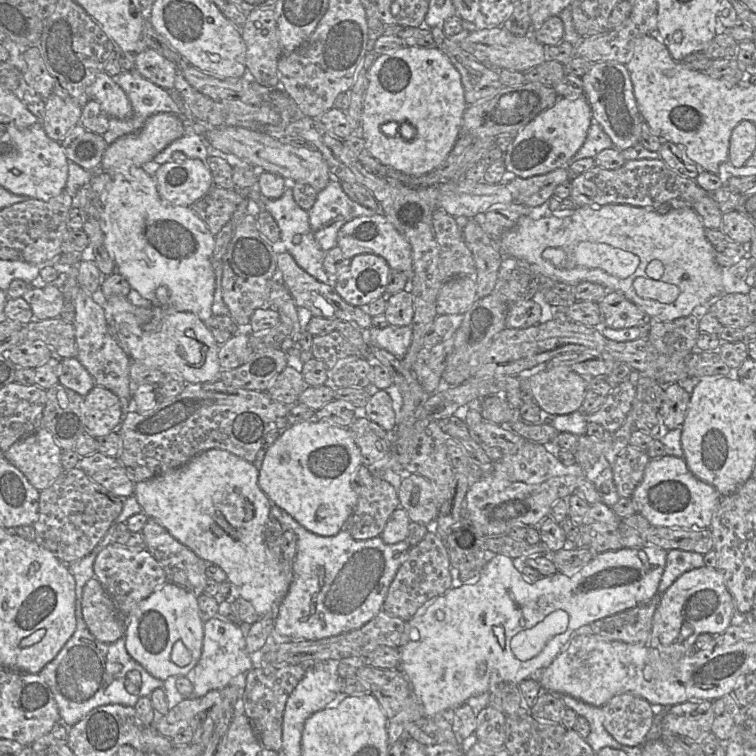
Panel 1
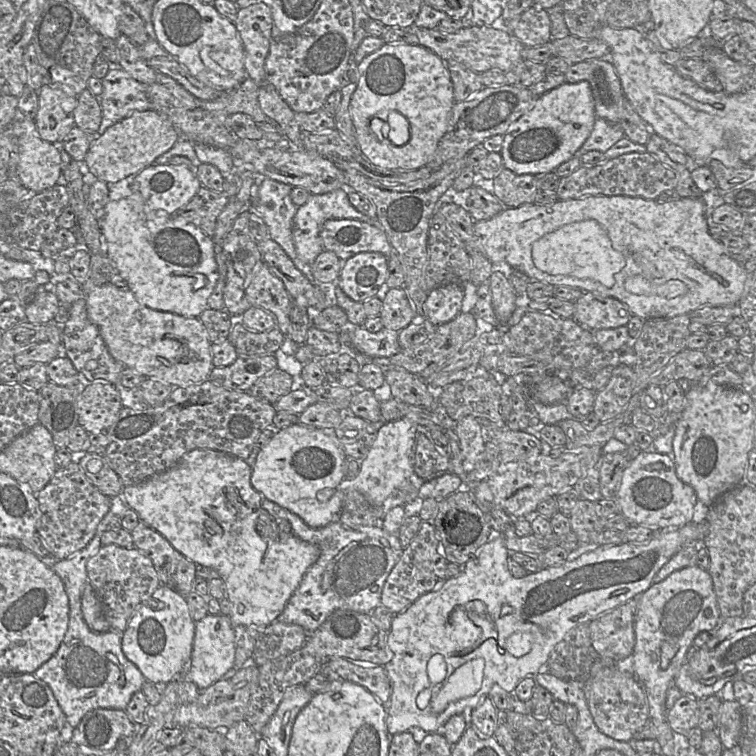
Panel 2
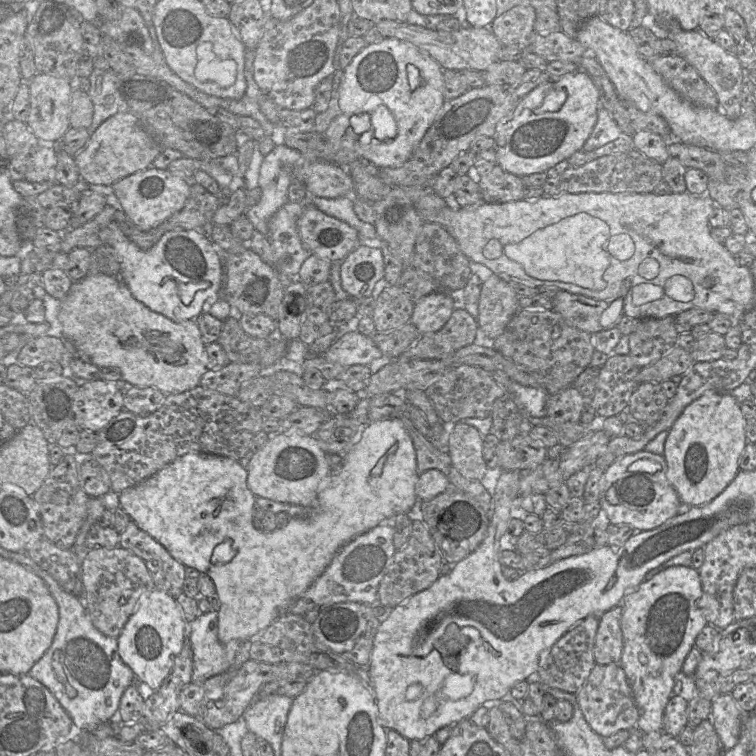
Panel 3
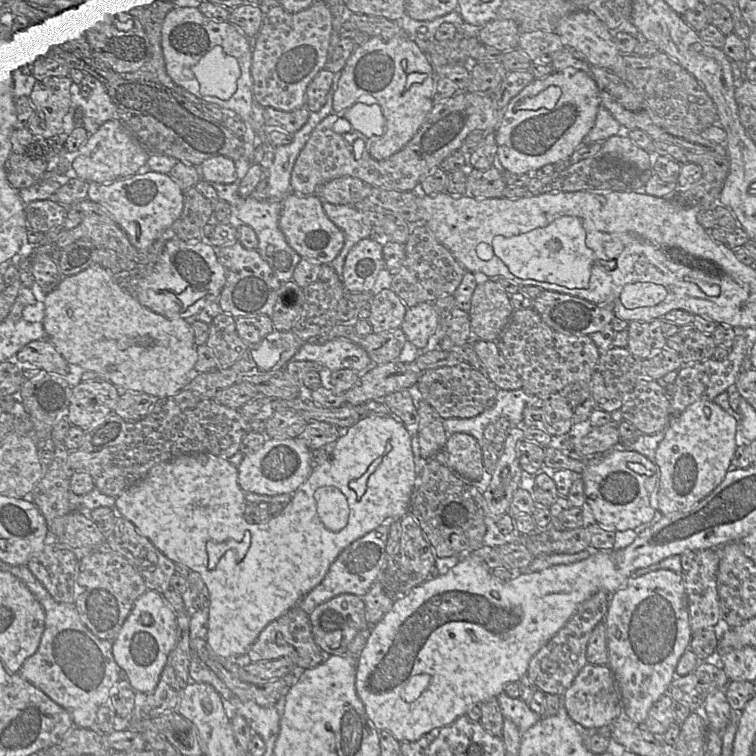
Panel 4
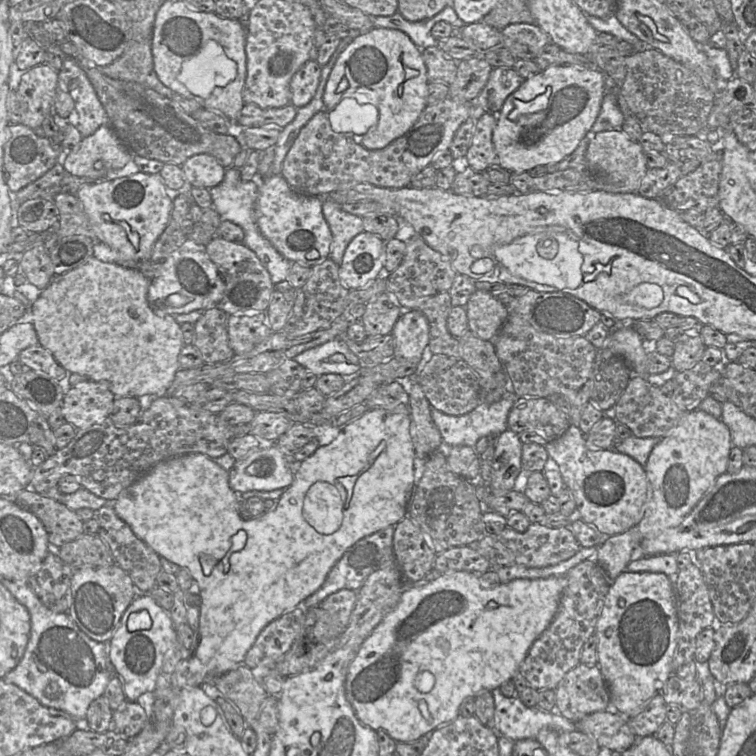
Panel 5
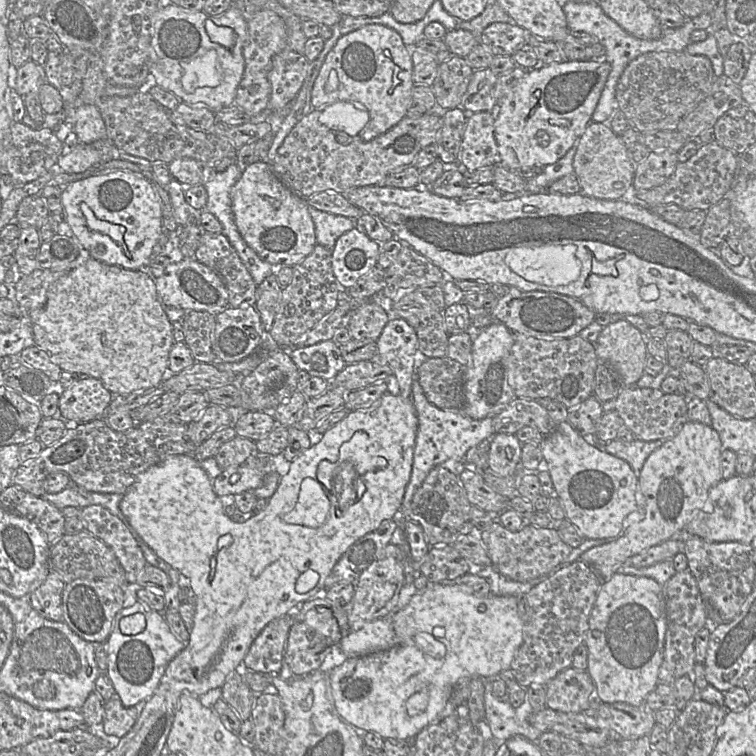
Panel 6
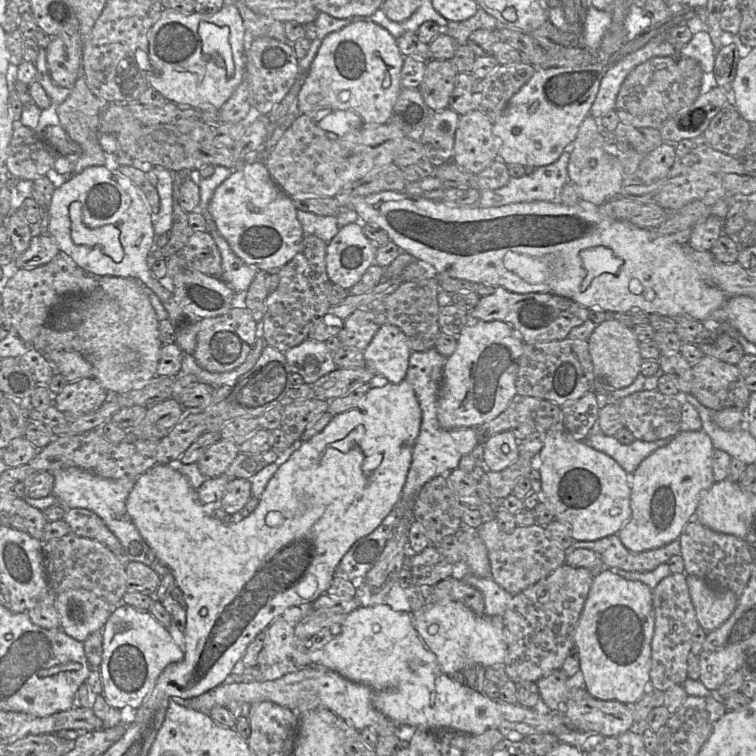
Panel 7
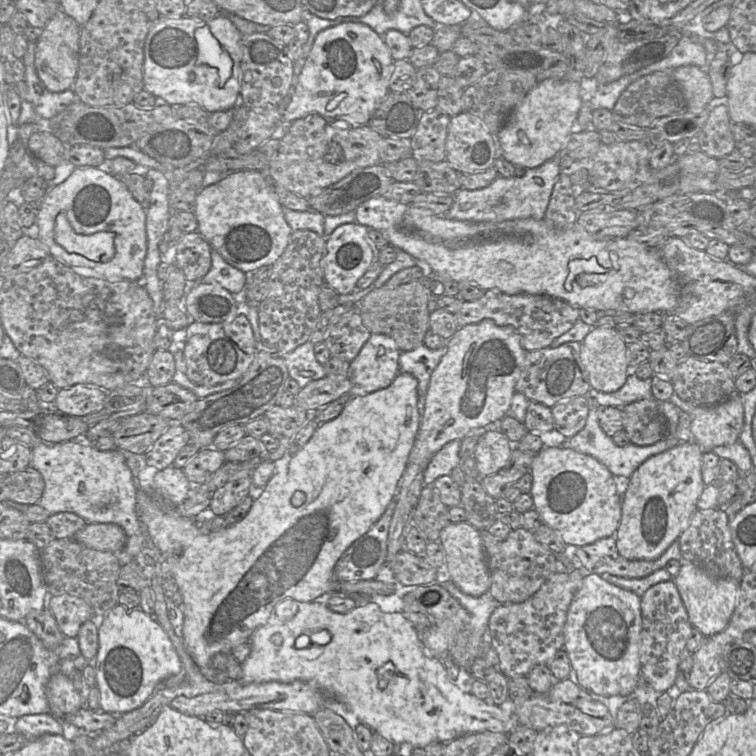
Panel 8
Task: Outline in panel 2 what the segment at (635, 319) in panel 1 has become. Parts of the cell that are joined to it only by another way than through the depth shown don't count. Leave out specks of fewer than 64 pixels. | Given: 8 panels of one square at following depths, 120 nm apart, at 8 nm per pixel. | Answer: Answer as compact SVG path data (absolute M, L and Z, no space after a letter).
M585 292L575 301L574 319L589 330L626 326L632 318L629 307L612 297Z

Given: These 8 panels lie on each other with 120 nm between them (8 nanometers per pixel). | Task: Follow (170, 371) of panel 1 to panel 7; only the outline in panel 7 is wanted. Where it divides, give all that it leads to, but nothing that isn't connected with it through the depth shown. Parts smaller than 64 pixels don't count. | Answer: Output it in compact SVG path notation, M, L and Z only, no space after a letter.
M101 276L98 288L85 297L68 297L61 311L56 311L59 324L46 323L34 339L34 349L46 352L69 350L80 353L94 367L94 379L108 393L138 389L156 376L163 344L159 338L159 320L151 304L151 289L132 277Z

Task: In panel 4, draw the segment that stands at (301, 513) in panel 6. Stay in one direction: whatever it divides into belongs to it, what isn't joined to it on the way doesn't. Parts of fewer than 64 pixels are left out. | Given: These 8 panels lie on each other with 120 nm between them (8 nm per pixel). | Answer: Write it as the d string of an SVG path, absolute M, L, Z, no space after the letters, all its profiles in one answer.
M323 486L314 493L318 517L330 531L338 532L348 523L349 504L345 495L334 486Z

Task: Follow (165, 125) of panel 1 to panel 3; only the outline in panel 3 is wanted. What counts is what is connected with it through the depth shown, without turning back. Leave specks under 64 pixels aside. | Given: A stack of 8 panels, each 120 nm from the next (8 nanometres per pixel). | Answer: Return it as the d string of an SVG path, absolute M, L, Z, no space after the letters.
M131 112L116 114L90 135L85 147L74 156L80 178L89 185L113 185L140 170L151 167L162 147L147 133Z

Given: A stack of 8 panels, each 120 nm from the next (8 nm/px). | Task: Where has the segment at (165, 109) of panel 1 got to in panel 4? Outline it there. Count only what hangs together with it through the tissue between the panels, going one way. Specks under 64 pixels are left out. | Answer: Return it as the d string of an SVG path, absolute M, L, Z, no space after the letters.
M83 72L81 84L89 89L89 96L83 97L77 84L72 83L71 90L71 109L81 110L82 127L91 135L105 122L118 119L118 112L111 101L104 85L90 73Z

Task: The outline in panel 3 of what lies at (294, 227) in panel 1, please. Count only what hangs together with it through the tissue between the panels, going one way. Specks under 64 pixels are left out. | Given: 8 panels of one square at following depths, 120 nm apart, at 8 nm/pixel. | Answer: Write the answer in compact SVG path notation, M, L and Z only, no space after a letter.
M276 144L264 157L258 186L262 190L260 201L246 211L255 230L268 233L270 218L288 202L288 188L294 179L294 168L302 162L302 154L285 144Z

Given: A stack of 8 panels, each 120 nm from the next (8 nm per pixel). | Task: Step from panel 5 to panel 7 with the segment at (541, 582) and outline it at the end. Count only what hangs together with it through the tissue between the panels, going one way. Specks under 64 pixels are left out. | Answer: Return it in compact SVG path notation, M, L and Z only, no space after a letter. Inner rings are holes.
M441 600L435 604L428 604L422 611L411 613L414 627L422 640L437 657L441 670L447 675L462 671L467 666L491 667L504 664L507 657L507 639L501 616L477 615L460 602ZM308 666L275 680L243 683L224 681L223 684L184 702L203 713L209 713L216 706L227 707L231 702L251 705L256 702L271 701L298 714L310 709L327 708L358 731L367 727L374 730L378 736L394 734L398 725L374 708L372 696L372 689L365 684L352 682L325 667Z

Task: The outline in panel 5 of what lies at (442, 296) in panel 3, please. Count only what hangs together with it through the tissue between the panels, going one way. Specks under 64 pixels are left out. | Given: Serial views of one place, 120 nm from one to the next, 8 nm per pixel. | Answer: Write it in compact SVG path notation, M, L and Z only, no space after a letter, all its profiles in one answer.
M417 309L405 310L396 322L392 336L395 341L392 358L419 364L429 353L430 326L426 316Z

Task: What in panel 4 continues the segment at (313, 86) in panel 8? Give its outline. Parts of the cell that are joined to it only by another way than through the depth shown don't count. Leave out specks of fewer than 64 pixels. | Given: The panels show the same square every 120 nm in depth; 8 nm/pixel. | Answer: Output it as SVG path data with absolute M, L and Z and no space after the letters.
M370 37L357 45L342 71L333 94L333 112L343 112L355 103L378 104L385 118L385 133L369 148L375 160L384 160L402 149L417 133L434 101L437 76L427 54L410 38Z

